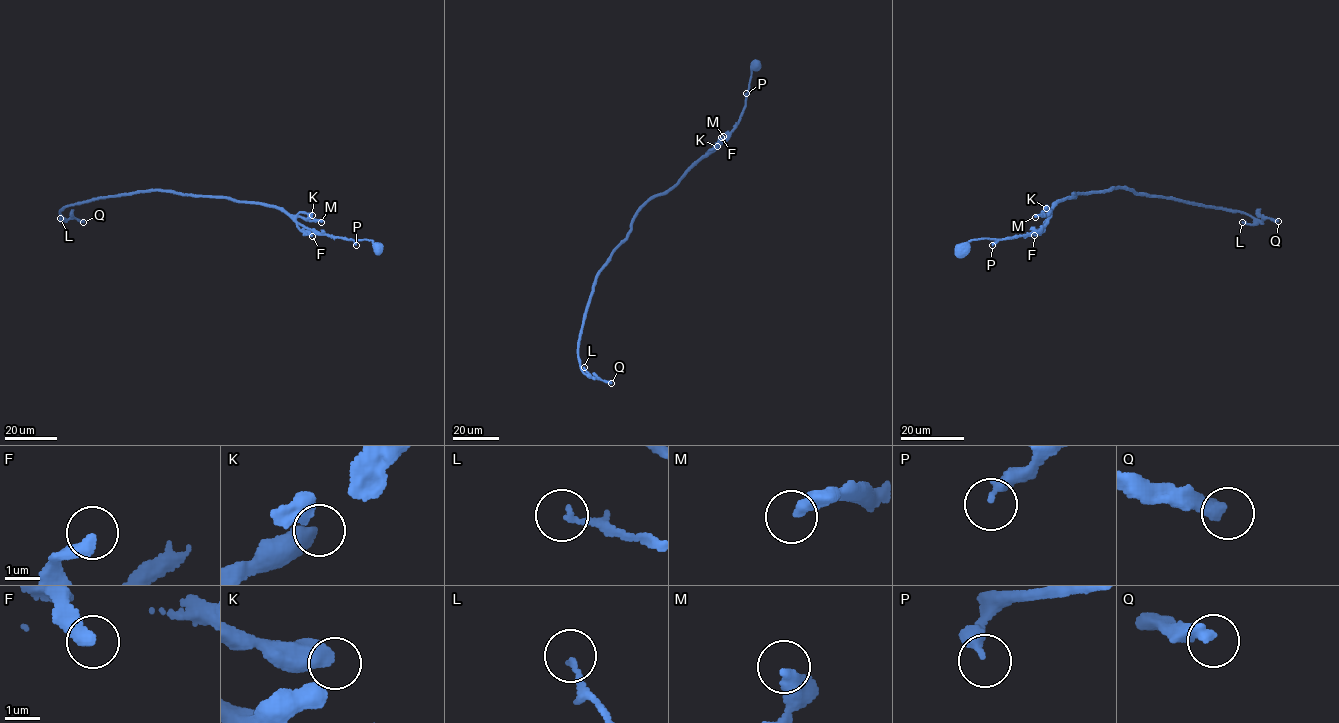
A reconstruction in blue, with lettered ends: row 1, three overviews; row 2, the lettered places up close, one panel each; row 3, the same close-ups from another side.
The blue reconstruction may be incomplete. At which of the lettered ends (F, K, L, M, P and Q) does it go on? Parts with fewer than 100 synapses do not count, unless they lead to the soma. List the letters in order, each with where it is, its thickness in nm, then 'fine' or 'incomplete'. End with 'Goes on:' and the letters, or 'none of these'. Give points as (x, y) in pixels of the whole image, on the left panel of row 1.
F: place (312, 236); calibre 400 nm; fine
K: place (312, 215); calibre 500 nm; fine
L: place (60, 218); calibre 160 nm; fine
M: place (321, 222); calibre 400 nm; fine
P: place (356, 245); calibre 280 nm; fine
Q: place (83, 222); calibre 400 nm; fine
Goes on: none of these

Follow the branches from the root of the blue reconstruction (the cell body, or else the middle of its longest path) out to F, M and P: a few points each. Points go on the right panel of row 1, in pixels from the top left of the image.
F: (962, 247), (972, 240), (1010, 239), (1039, 232), (1047, 220), (1043, 230), (1038, 229), (1034, 235)
M: (962, 247), (972, 240), (1010, 239), (1039, 232), (1050, 211), (1035, 217)
P: (962, 247), (972, 240), (984, 238), (996, 239), (992, 245)

